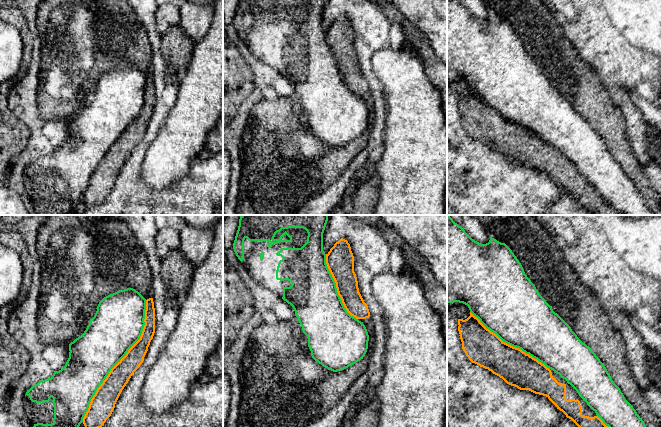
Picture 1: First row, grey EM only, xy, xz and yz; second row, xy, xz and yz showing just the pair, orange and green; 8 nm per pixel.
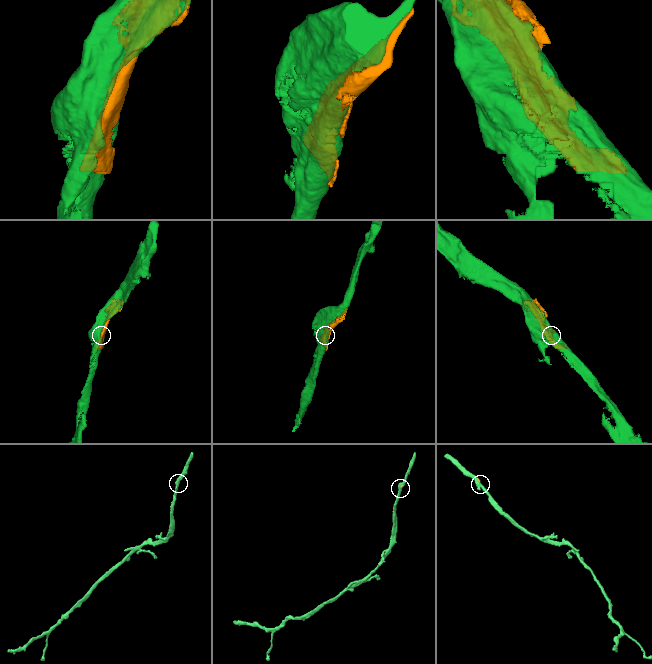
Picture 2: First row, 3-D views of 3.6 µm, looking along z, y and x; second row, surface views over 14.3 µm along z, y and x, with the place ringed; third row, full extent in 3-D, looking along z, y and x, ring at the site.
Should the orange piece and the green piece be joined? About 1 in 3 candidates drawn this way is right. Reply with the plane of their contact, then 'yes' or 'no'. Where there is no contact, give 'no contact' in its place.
meets orange in xy; no

